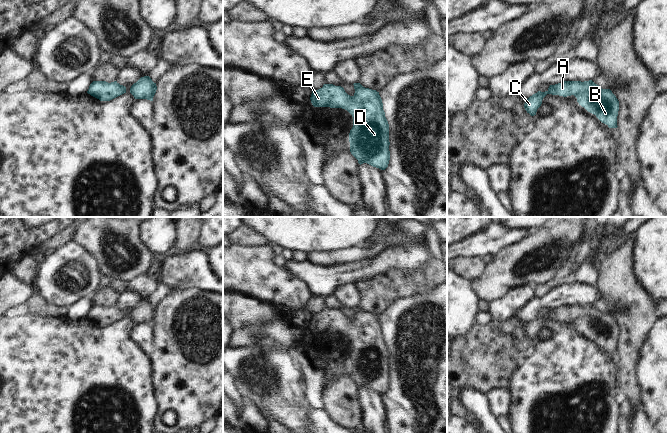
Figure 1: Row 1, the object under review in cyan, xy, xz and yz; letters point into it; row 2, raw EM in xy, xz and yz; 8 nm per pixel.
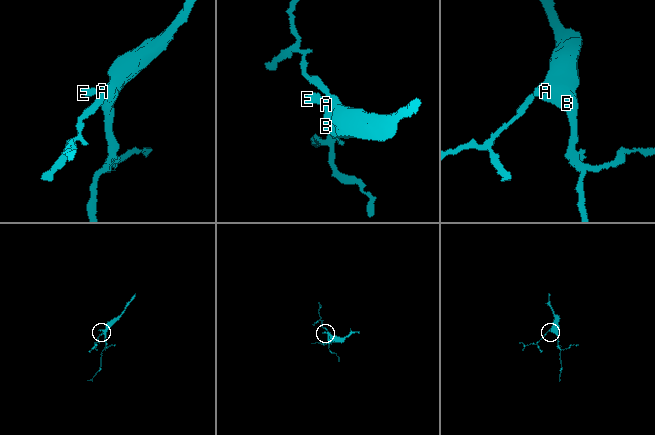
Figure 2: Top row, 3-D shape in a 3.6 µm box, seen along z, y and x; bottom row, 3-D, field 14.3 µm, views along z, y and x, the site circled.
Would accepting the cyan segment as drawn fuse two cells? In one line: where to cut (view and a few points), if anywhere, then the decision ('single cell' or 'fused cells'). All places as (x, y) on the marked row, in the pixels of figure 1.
no cut | single cell

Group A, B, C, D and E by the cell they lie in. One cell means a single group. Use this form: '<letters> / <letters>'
A B C D E

